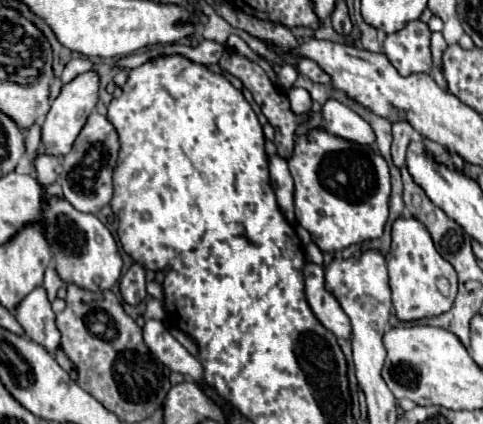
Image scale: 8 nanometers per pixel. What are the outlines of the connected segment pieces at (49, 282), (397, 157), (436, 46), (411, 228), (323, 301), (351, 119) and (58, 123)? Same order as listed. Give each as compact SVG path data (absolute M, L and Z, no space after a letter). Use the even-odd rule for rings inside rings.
M46 269L46 275L44 275L44 283L42 283L42 287L46 289L46 293L48 293L48 301L52 303L54 299L57 298L58 289L62 287L62 279L58 277L58 273L56 273L56 269Z
M400 119L392 127L392 135L394 135L392 159L394 159L396 167L402 167L404 161L406 161L406 149L410 145L410 141L418 139L418 133L416 133L416 129L406 119Z
M432 33L432 39L430 39L430 51L432 51L432 61L434 61L434 67L440 69L442 65L442 51L446 49L446 39L442 37L442 33Z
M398 217L392 225L392 243L388 253L388 273L394 313L400 321L414 321L446 313L456 297L458 279L454 267L436 251L430 231L416 217ZM446 277L450 281L450 293L442 295L436 289L436 279Z
M306 261L304 265L304 281L306 281L306 299L310 309L314 311L316 319L332 331L338 339L350 339L350 319L338 305L338 301L324 289L324 269L320 265L314 265L312 261Z
M328 99L322 105L322 117L326 121L326 131L338 137L346 137L348 141L362 141L366 145L374 143L372 127L350 107L342 105L336 99Z
M94 69L80 73L78 77L74 77L70 83L66 83L62 87L60 95L52 101L52 107L42 123L42 143L44 143L46 153L66 155L70 151L70 147L76 141L78 133L82 131L88 115L94 111L94 107L98 103L98 89L100 89L100 75Z

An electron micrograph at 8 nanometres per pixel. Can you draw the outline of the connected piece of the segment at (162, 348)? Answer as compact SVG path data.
M148 319L148 323L144 325L144 343L170 371L178 371L182 375L188 375L198 385L204 383L204 369L202 369L200 361L194 359L184 349L184 345L180 345L170 335L170 331L162 325L162 321Z

